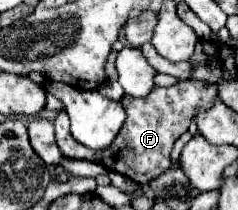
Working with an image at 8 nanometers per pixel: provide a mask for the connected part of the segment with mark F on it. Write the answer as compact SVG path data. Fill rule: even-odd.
M180 80L168 88L154 86L154 90L144 98L122 96L120 102L126 108L126 122L124 122L120 134L116 136L116 140L100 154L92 154L90 150L86 150L82 144L78 144L72 138L68 114L62 110L62 112L58 112L58 116L54 120L56 144L64 158L100 162L108 170L120 172L120 174L132 178L134 182L138 182L140 186L146 186L152 178L156 178L170 166L172 144L176 142L176 138L180 138L188 130L196 108L208 108L210 102L214 102L216 94L218 94L216 84L198 82L198 80Z

